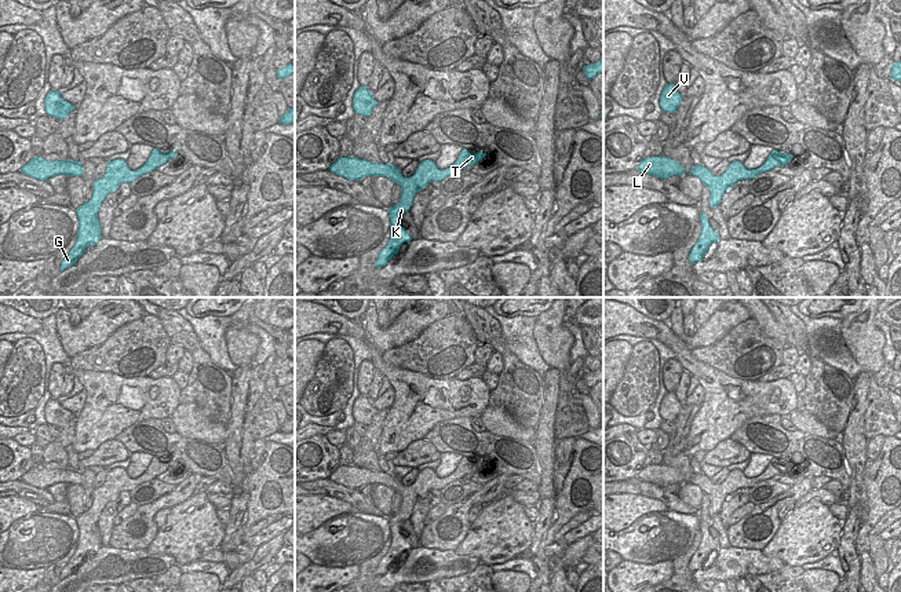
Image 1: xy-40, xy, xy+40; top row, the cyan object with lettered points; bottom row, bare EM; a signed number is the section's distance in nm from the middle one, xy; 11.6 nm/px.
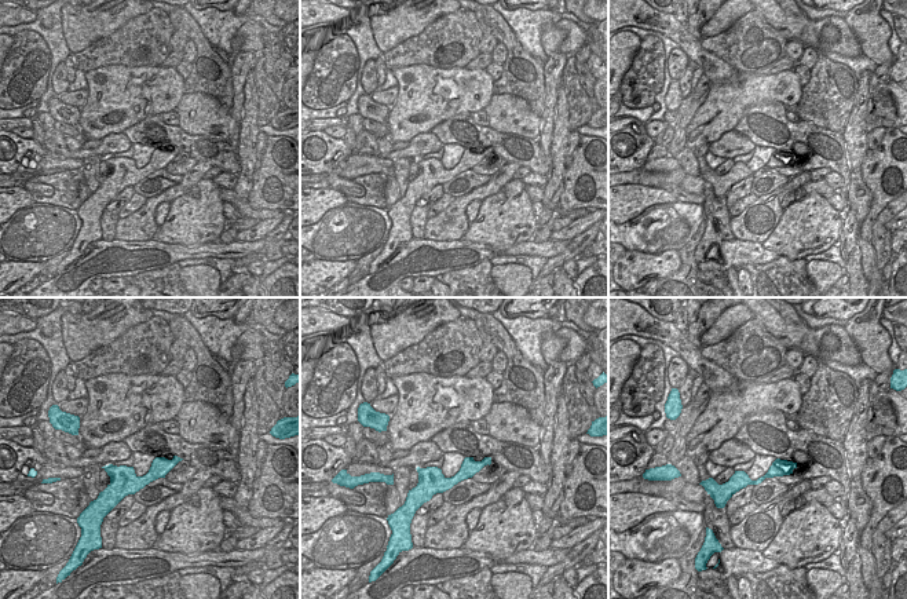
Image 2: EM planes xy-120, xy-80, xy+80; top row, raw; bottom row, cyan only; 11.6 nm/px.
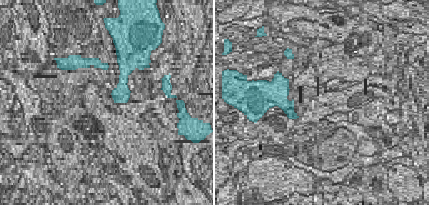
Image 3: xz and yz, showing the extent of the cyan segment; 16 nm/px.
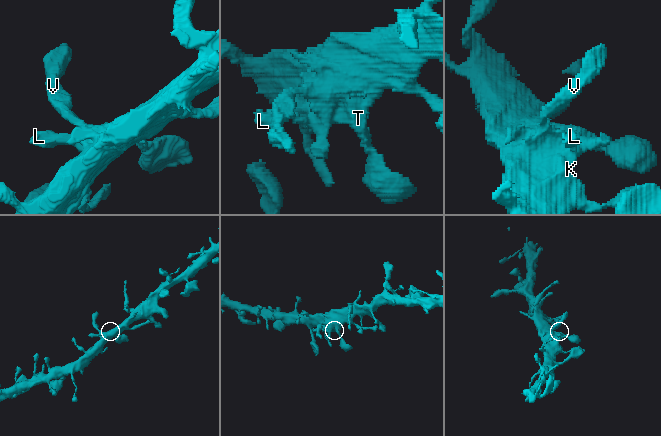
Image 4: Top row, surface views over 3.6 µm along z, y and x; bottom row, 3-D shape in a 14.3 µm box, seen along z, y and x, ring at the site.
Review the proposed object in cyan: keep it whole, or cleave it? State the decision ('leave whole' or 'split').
leave whole

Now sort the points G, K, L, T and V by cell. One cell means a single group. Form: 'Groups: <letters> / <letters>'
Groups: G K L T V

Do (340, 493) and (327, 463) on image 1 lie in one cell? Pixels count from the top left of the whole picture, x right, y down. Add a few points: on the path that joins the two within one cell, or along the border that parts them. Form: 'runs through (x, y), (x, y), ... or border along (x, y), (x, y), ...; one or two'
border along (328, 477), (309, 482); two

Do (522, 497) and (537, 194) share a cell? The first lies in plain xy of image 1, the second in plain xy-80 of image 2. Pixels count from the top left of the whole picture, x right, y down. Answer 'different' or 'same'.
same

